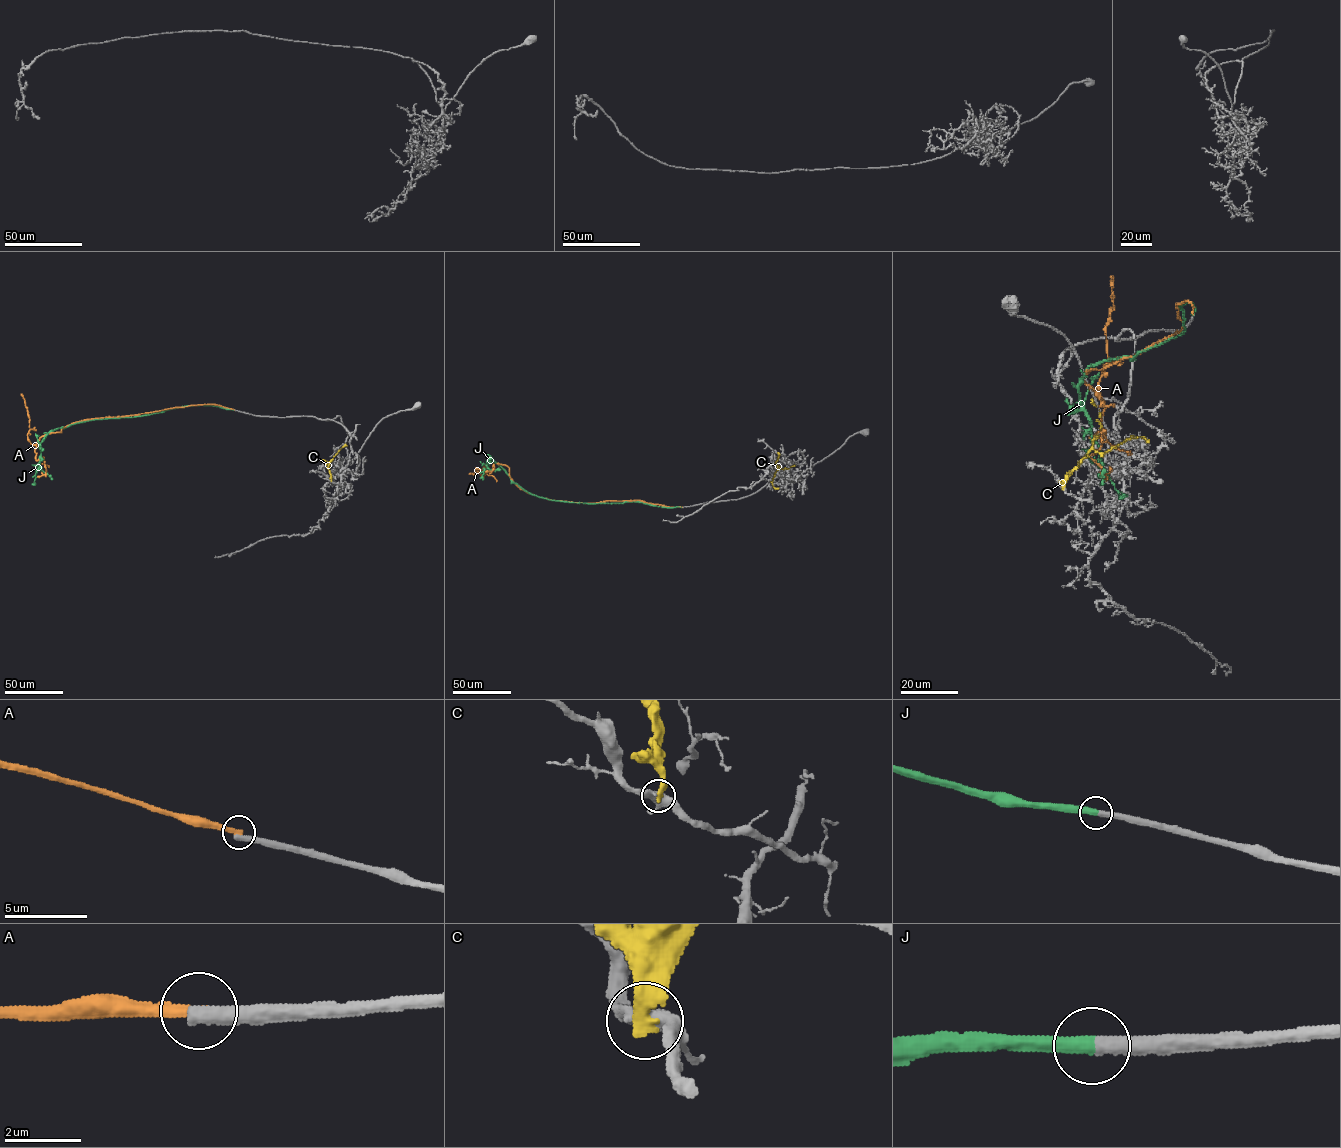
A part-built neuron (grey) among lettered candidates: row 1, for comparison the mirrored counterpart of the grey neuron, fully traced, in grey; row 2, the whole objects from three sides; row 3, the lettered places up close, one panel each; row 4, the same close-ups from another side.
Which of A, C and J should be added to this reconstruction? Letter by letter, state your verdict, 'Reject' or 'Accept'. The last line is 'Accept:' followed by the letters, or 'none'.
A: Reject
C: Reject
J: Accept
Accept: J

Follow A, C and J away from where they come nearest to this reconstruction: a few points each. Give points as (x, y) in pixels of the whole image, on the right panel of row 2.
A: (1192, 314), (1188, 301), (1177, 303), (1179, 331), (1086, 373), (1083, 378), (1102, 400), (1112, 275)
C: (1062, 488), (1066, 477), (1091, 450), (1103, 452), (1135, 437), (1142, 437), (1146, 441)
J: (1193, 314), (1193, 305), (1182, 304), (1181, 334), (1133, 357), (1092, 366), (1078, 387), (1101, 467), (1127, 496)

